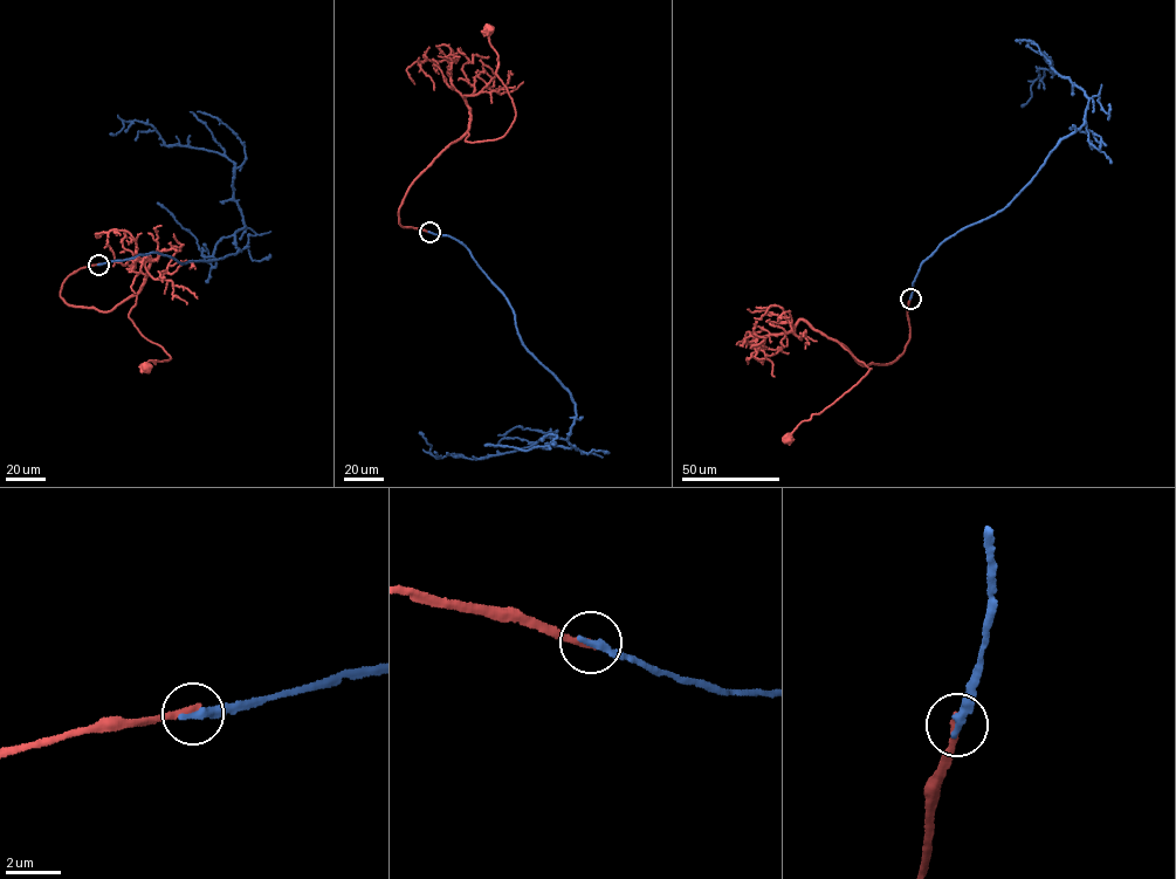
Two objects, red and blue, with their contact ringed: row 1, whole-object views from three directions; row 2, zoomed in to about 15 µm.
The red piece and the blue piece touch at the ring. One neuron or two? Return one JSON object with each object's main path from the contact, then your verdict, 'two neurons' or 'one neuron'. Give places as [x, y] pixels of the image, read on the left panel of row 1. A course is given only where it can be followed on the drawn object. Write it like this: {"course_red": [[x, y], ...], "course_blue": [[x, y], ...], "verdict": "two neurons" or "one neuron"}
{"course_red": [[98, 265], [74, 272], [60, 297], [109, 310], [136, 295], [128, 315], [171, 358], [144, 366]], "course_blue": [[98, 265], [219, 259], [240, 252], [245, 226], [226, 157], [166, 145], [135, 121], [110, 134]], "verdict": "two neurons"}

